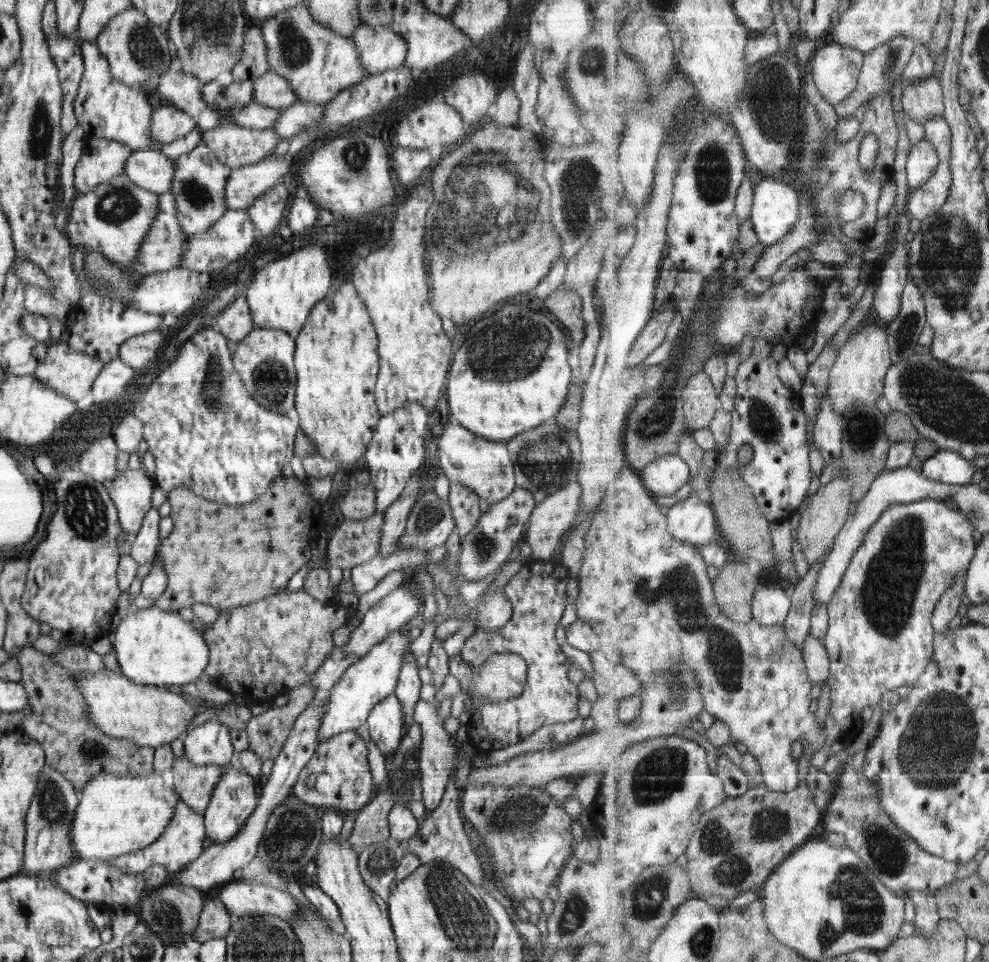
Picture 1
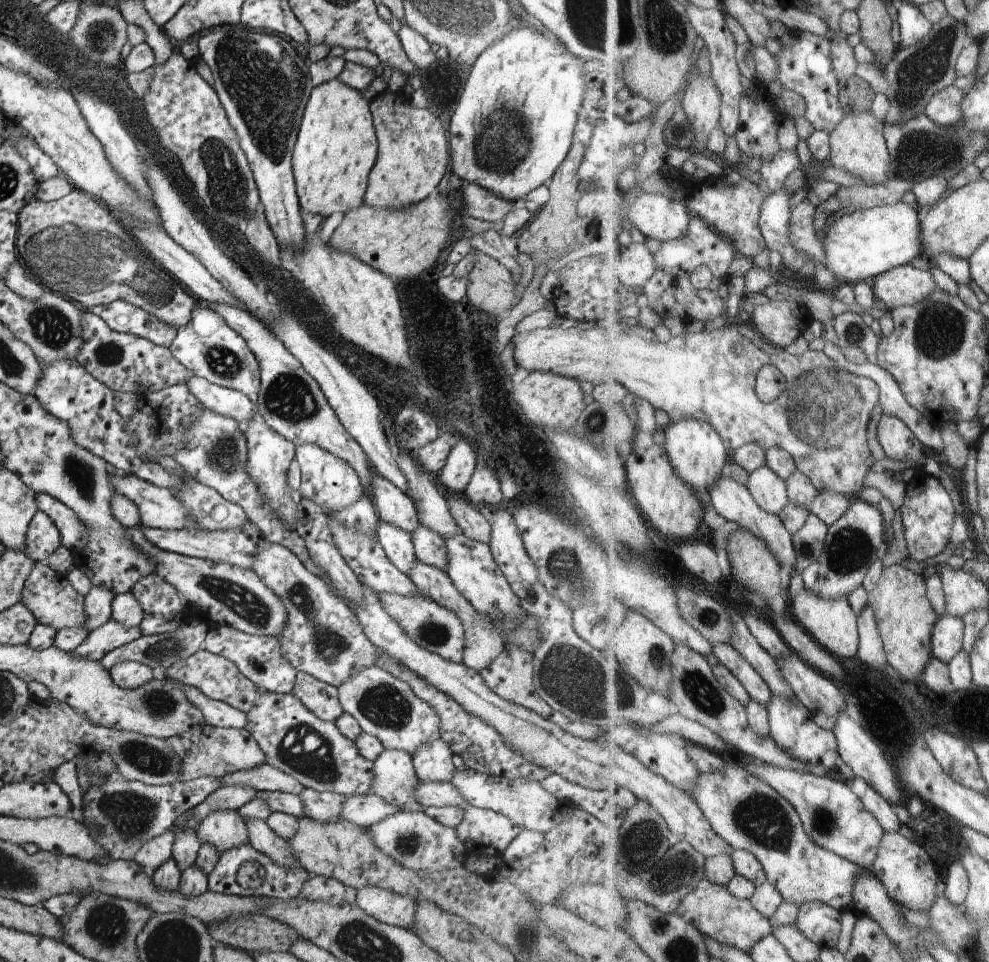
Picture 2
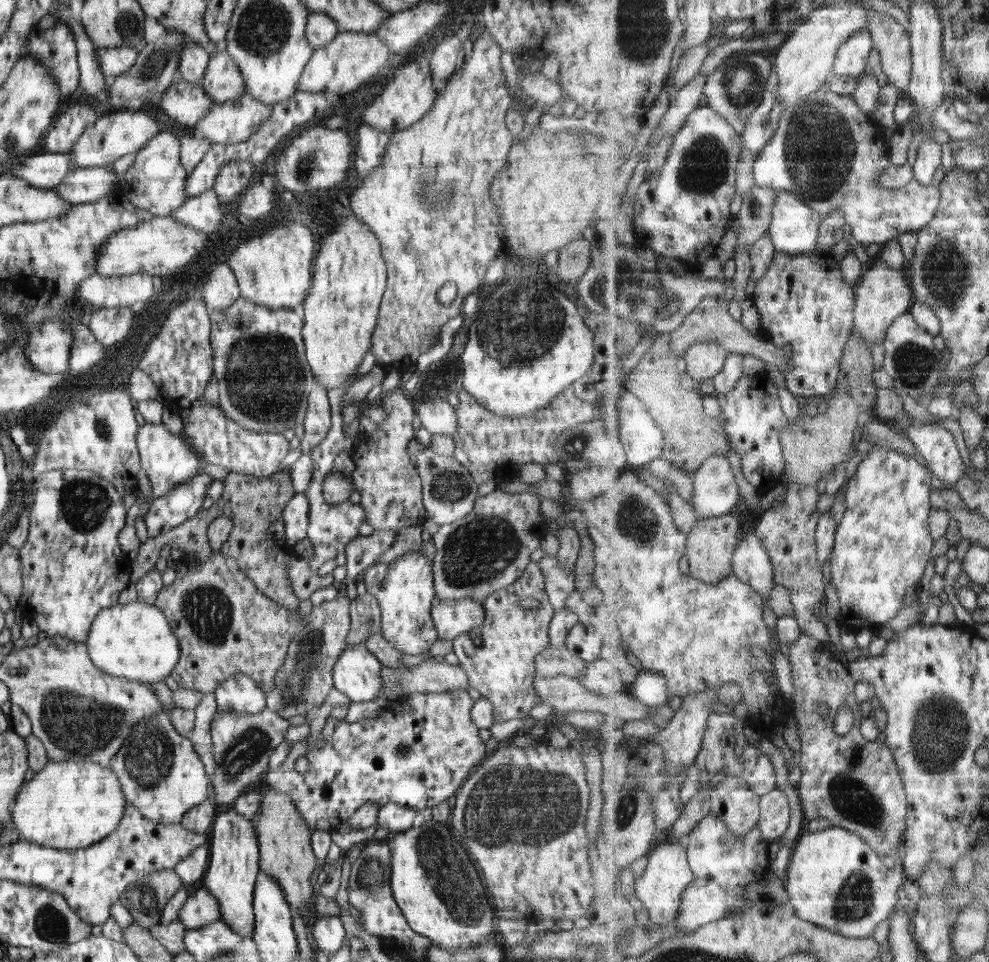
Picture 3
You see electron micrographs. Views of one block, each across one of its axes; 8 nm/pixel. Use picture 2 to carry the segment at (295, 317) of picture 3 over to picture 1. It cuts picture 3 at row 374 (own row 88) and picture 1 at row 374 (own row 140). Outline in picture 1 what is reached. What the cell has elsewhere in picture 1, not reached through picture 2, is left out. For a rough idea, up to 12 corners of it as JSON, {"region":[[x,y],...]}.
{"region":[[254,326],[231,346],[260,406],[298,422],[295,338]]}

